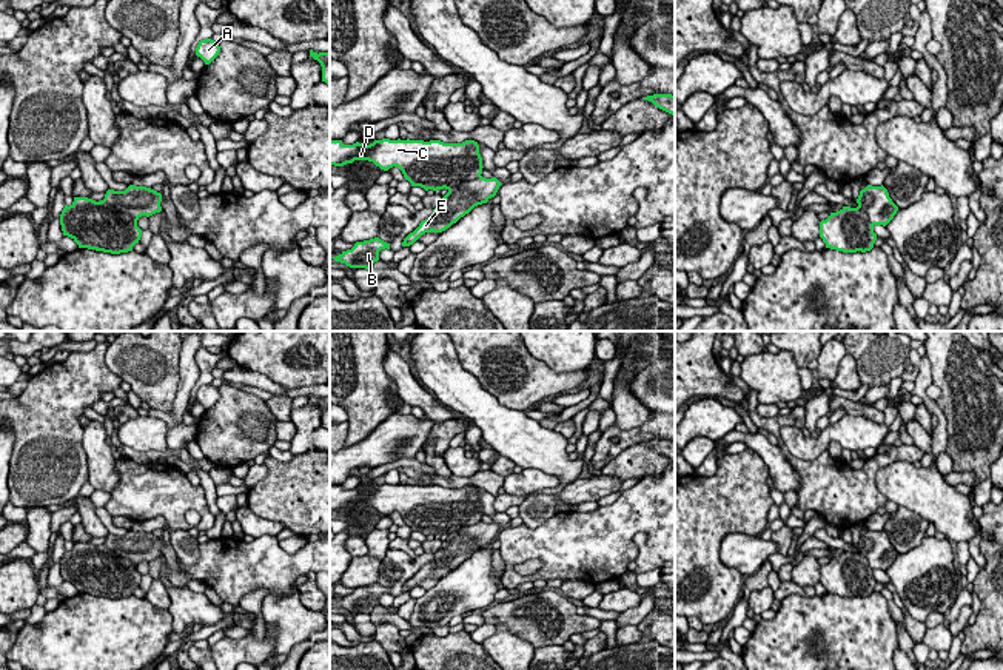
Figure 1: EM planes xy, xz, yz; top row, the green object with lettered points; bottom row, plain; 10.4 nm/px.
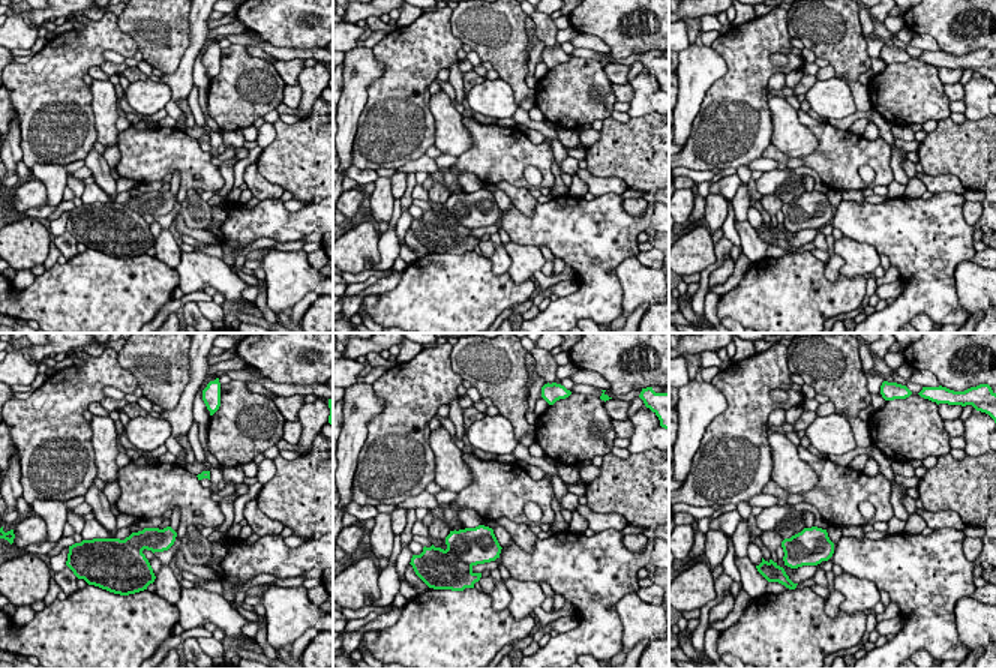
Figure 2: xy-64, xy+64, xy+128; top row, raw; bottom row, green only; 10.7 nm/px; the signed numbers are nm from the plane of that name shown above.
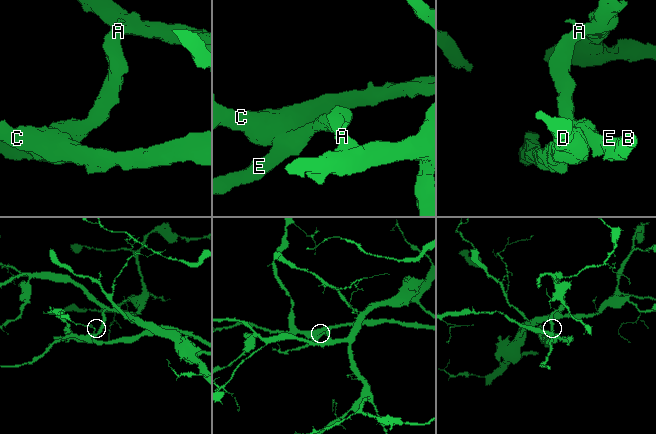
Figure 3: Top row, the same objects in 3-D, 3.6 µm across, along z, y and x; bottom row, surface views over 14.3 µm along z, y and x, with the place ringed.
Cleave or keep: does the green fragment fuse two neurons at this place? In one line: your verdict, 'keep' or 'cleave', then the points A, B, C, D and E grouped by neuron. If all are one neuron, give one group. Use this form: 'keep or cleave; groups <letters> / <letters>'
cleave; groups A B E / C D

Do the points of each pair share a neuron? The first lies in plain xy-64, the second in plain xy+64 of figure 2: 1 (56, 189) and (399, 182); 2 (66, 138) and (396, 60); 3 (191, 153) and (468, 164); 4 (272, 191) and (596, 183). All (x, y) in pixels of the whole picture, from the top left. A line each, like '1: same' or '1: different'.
1: different
2: same
3: same
4: same

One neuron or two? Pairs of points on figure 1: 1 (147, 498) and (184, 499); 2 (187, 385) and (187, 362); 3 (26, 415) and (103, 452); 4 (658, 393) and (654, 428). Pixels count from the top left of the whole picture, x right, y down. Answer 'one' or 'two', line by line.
1: one
2: one
3: two
4: two

